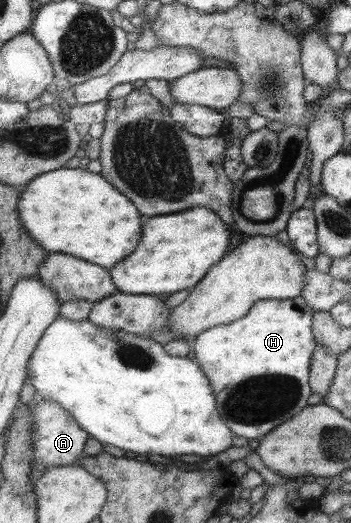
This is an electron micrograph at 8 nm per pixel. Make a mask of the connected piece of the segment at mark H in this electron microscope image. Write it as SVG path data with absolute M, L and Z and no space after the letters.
M299 295L283 300L262 299L254 302L249 313L237 319L238 323L212 327L194 339L194 360L211 381L210 387L218 401L218 411L222 411L222 421L235 437L261 439L308 406L306 399L312 393L309 388L310 358L317 345L312 332L313 310Z

